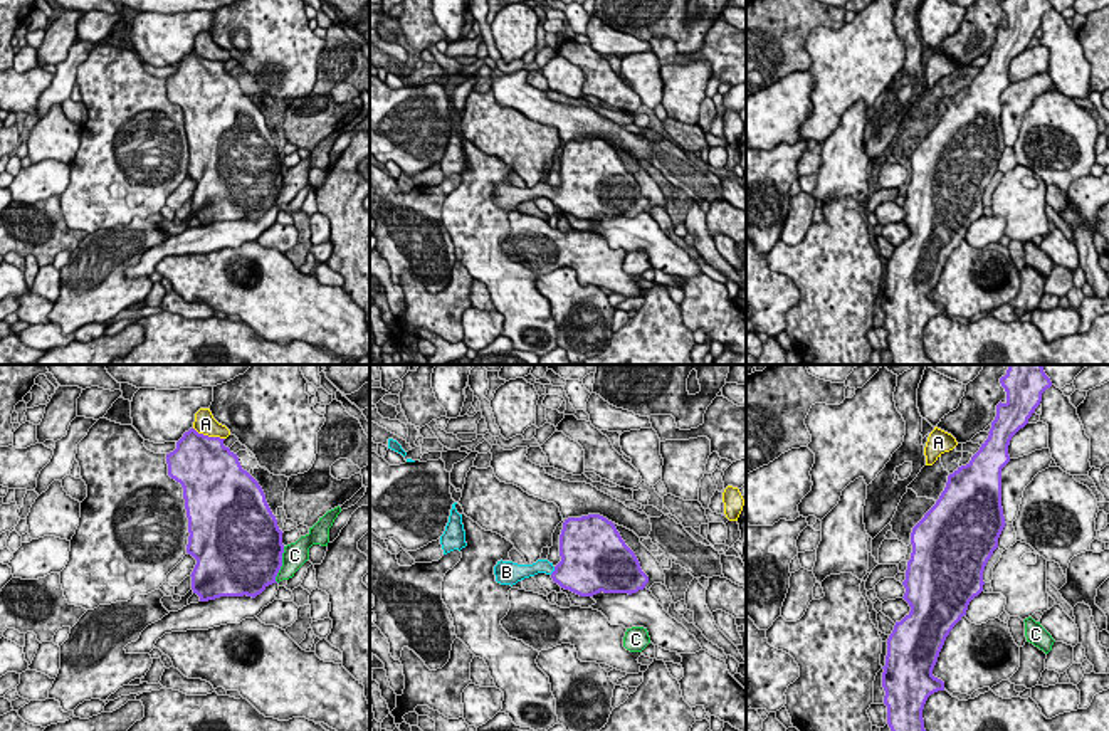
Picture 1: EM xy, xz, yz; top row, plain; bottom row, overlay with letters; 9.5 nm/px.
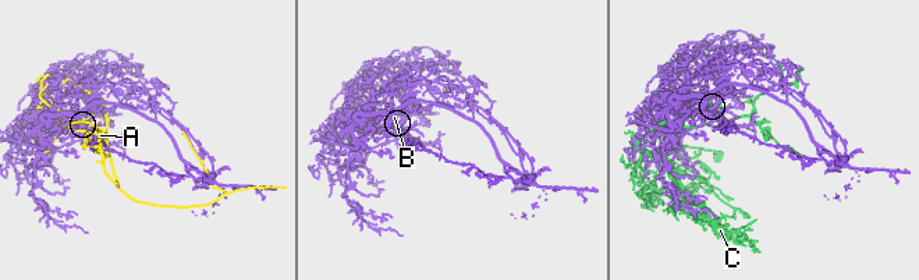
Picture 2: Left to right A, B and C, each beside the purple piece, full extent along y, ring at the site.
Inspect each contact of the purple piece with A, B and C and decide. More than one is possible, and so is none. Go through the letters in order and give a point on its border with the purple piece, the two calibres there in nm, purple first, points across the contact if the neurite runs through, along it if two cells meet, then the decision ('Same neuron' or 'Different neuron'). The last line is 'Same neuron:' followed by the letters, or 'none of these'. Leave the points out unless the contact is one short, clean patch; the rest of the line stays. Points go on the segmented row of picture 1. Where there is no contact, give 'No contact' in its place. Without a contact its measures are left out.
A: Touches purple at xy (207, 436). Thickness 500 nm (purple) against 200 nm. Different neuron
B: Touches purple at xz (555, 570). Thickness 420 nm (purple) against 130 nm. Path across: xz (580, 570), (555, 570), (541, 565). Same neuron
C: Touches purple at xy (281, 565). Thickness 500 nm (purple) against 240 nm. Different neuron
Same neuron: B

